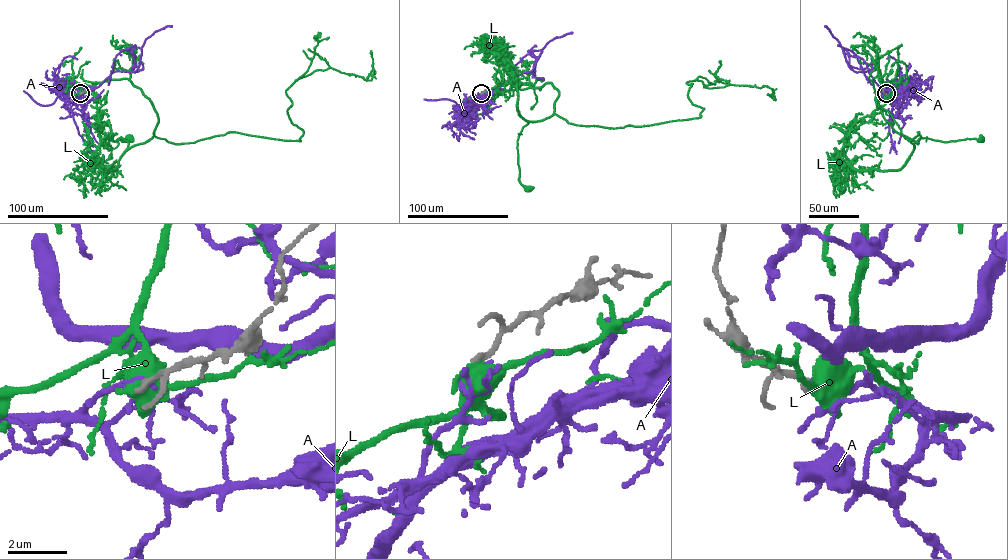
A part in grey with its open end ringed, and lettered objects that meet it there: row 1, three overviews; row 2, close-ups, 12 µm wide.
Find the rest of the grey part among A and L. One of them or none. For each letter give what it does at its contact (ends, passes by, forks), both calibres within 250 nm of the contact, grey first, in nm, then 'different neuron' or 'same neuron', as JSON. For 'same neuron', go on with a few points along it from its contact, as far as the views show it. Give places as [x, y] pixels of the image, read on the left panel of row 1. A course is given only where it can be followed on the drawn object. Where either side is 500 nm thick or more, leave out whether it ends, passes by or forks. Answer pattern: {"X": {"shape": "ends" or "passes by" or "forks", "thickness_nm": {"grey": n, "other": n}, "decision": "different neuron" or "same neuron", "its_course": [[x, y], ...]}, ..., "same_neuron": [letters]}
{"A": {"shape": "ends", "thickness_nm": {"grey": 240, "other": 130}, "decision": "different neuron"}, "L": {"shape": "forks", "thickness_nm": {"grey": 200, "other": 400}, "decision": "different neuron"}, "same_neuron": []}

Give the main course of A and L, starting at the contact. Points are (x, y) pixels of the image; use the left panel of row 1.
A: (80, 93), (62, 88), (90, 90), (114, 72), (135, 72), (136, 45)
L: (80, 93), (111, 80), (138, 88), (158, 123), (144, 142), (127, 149), (116, 140), (128, 138)

